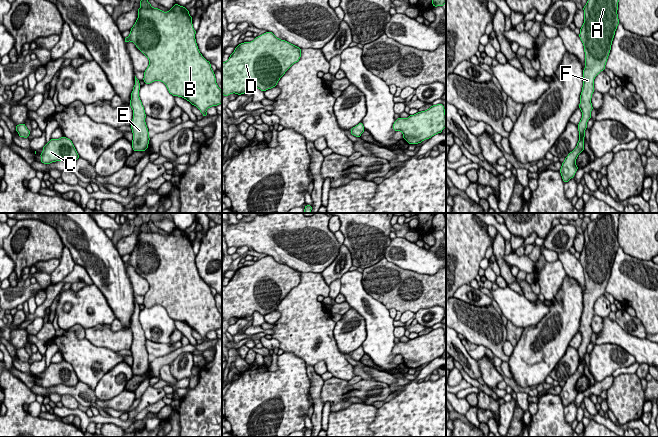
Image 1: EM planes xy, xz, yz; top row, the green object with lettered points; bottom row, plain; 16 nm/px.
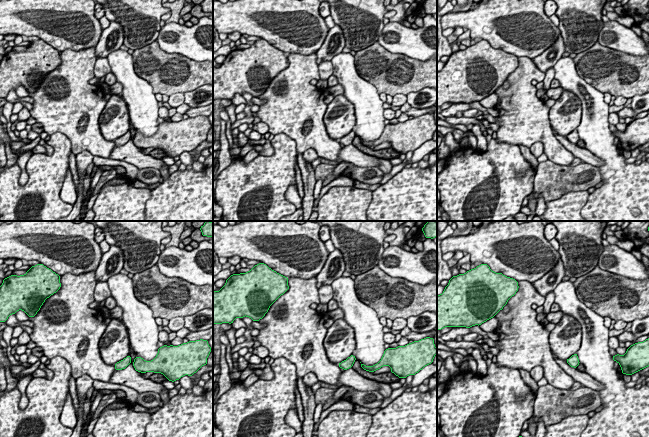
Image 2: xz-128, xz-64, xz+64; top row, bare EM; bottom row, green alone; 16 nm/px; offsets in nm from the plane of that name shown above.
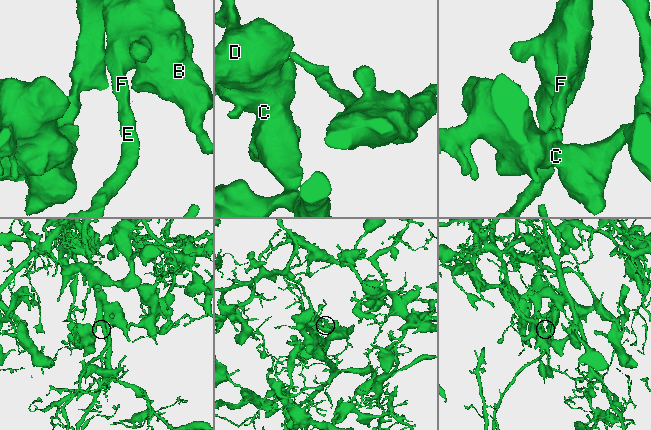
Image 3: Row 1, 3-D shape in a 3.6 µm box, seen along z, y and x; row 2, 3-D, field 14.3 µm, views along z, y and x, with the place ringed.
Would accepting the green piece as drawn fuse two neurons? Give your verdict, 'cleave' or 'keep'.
keep

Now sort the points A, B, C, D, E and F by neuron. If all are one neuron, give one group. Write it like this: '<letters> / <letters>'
A B C D E F

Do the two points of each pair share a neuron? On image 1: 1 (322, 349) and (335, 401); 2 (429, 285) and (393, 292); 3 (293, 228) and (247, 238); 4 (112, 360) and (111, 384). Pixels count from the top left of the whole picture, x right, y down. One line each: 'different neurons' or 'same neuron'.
1: different neurons
2: same neuron
3: same neuron
4: different neurons

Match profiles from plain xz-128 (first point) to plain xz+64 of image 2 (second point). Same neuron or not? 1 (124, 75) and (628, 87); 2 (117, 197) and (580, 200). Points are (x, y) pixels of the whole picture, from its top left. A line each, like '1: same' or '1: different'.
1: different
2: same

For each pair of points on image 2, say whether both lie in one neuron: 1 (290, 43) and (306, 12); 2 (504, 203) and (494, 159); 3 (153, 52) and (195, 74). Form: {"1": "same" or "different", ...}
{"1": "same", "2": "same", "3": "same"}

